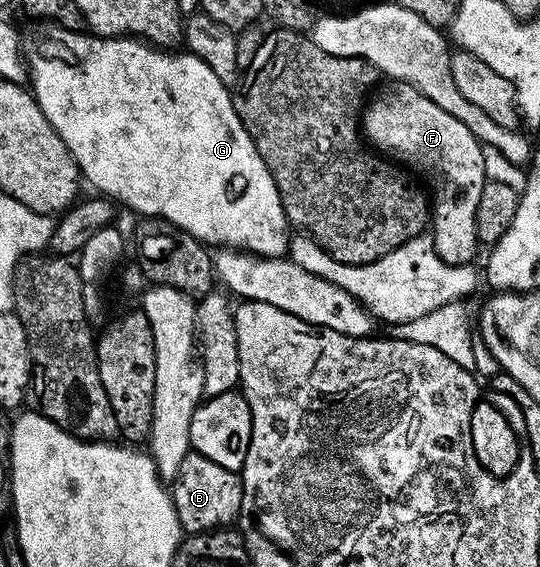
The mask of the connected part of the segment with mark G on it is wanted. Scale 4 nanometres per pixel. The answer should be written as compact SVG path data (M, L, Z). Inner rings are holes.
M36 21L27 31L22 31L21 45L24 59L29 63L29 86L41 112L45 112L49 124L53 124L57 136L65 140L65 148L69 148L73 160L79 165L80 175L86 181L88 178L99 189L96 191L100 195L114 200L120 207L128 206L129 209L136 210L139 213L137 215L143 218L163 218L172 222L176 228L191 234L211 248L231 247L262 258L282 258L288 253L289 223L283 211L281 196L277 192L277 184L265 160L261 160L249 132L243 127L243 119L235 111L232 91L221 84L221 80L217 80L205 60L190 52L183 52L183 55L171 53L137 38L100 38L87 32L67 30L53 22L41 21Z

